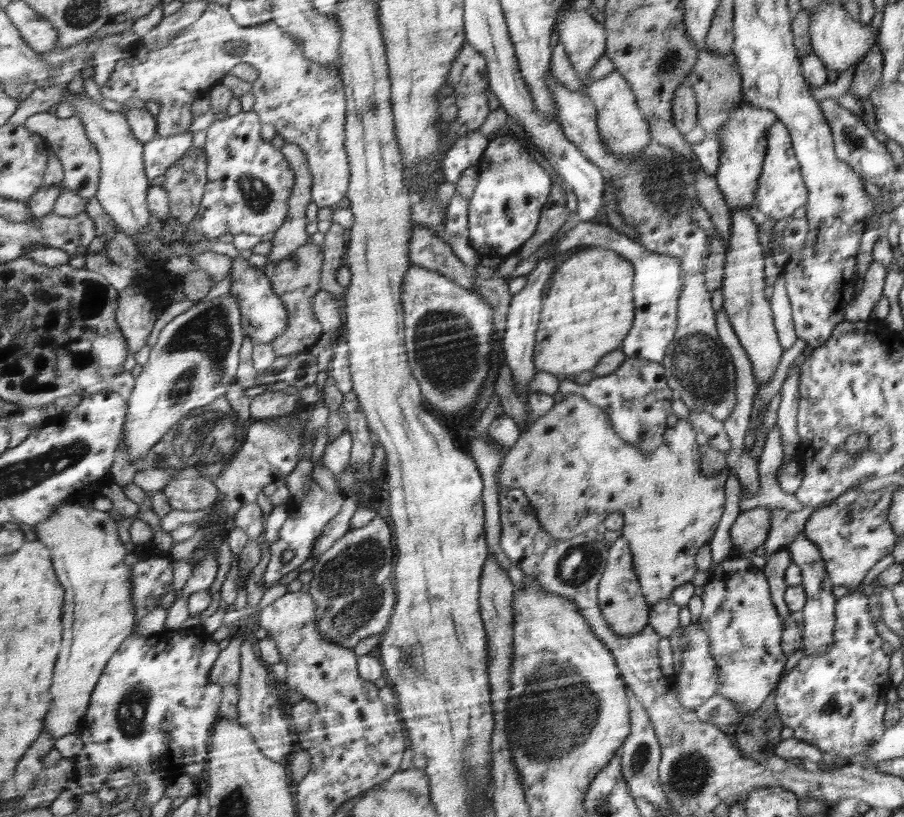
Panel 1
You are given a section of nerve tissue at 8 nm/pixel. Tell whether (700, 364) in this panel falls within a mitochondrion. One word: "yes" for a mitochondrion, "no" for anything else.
yes

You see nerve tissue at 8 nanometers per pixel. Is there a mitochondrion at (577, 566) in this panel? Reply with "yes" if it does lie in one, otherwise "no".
yes

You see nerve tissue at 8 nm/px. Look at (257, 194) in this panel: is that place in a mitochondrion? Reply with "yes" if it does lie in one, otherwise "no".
yes

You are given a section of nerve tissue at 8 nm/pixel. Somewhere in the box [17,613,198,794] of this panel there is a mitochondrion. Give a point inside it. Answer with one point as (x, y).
(131, 714)

